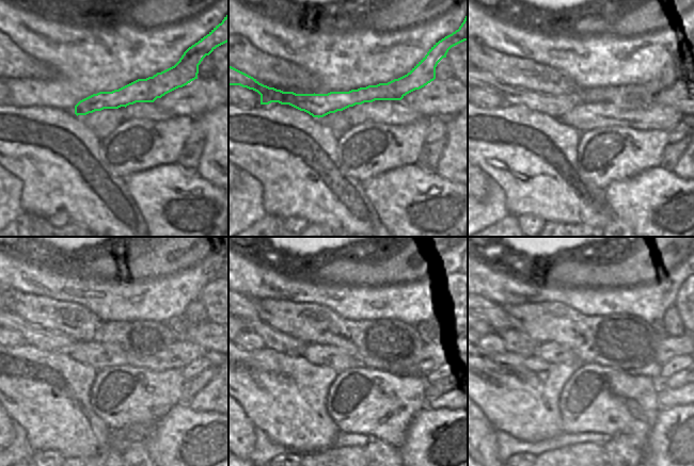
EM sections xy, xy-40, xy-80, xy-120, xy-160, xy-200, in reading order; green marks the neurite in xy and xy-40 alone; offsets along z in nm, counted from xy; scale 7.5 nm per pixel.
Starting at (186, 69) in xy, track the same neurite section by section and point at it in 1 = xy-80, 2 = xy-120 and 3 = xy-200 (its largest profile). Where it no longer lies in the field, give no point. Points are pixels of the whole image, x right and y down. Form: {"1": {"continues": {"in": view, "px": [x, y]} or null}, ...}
{"1": {"continues": {"in": "xy-80", "px": [554, 106]}}, "2": {"continues": {"in": "xy-120", "px": [41, 338]}}, "3": {"continues": {"in": "xy-200", "px": [517, 342]}}}

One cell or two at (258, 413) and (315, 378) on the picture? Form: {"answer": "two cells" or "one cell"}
{"answer": "one cell"}

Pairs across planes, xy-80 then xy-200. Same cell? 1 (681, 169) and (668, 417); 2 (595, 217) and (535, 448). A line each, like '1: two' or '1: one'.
1: two
2: two

